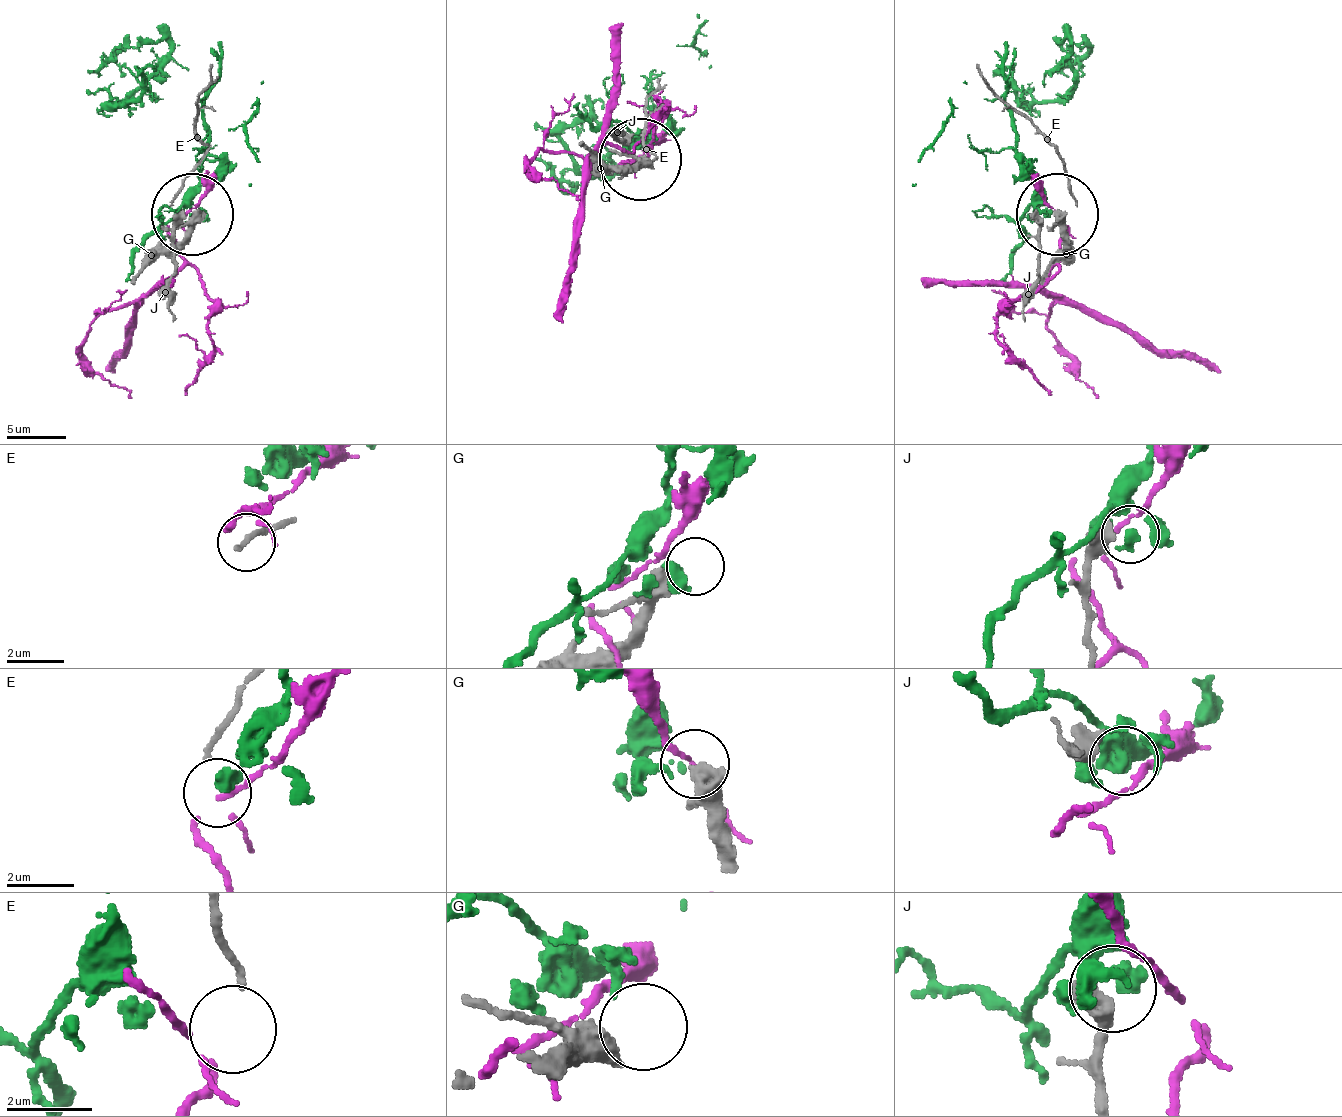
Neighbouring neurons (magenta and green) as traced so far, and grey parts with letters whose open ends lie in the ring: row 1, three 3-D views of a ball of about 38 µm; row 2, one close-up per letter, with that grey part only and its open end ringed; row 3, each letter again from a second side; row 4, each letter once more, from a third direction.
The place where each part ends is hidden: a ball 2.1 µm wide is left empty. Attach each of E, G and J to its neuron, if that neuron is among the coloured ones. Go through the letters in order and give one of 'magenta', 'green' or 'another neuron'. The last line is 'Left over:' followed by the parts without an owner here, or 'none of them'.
E: magenta
G: another neuron
J: another neuron
Left over: G, J

